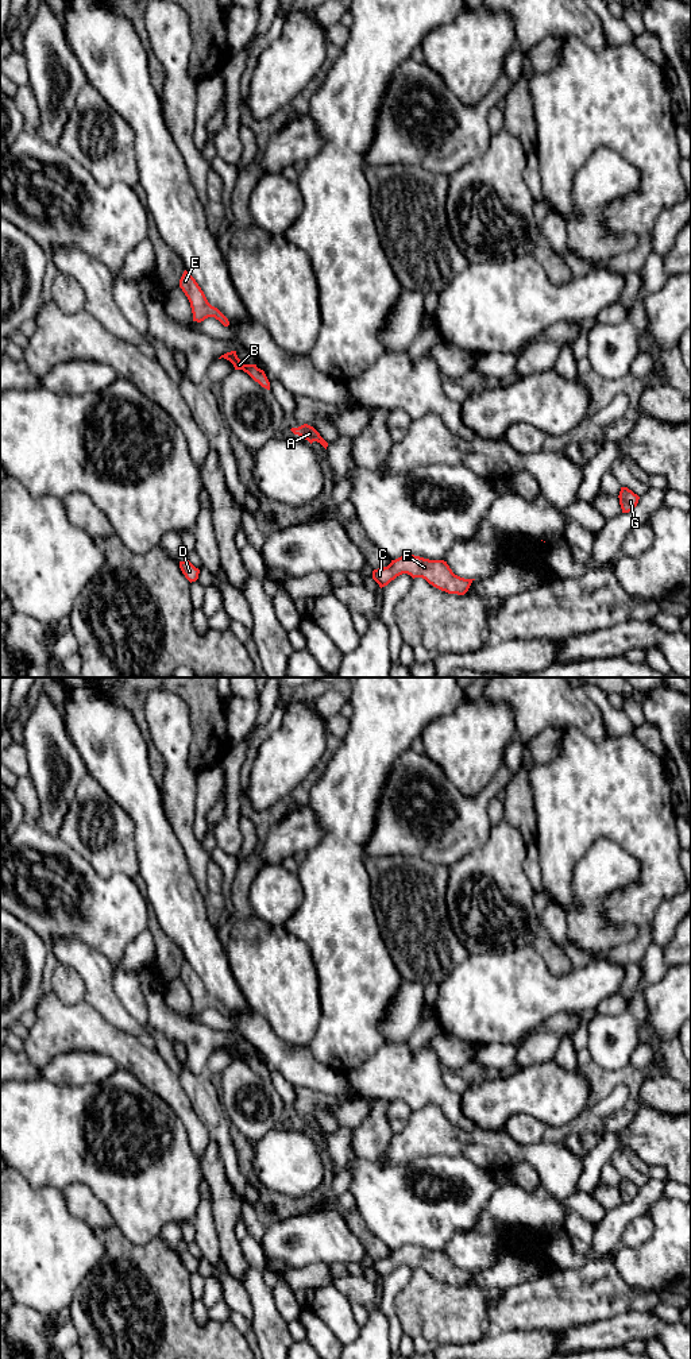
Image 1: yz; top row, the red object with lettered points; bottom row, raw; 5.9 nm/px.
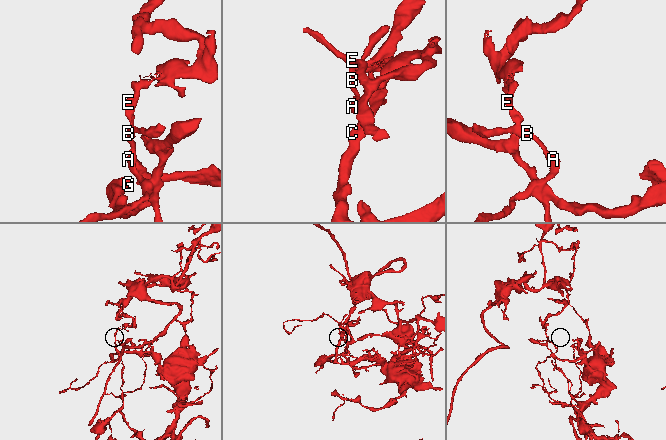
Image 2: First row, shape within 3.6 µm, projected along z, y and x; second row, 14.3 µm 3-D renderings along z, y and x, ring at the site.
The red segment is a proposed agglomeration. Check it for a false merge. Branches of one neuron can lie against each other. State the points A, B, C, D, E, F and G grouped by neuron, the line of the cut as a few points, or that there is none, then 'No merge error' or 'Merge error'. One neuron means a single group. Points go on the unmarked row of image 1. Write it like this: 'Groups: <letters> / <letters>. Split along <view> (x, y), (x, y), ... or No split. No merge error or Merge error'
Groups: A B C D F G / E. Split along yz (213, 997), (211, 1007). Merge error

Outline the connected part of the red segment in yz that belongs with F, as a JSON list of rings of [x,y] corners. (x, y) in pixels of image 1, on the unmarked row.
[[[414,1246],[401,1247],[391,1251],[387,1258],[374,1260],[372,1270],[382,1279],[402,1265],[413,1270],[422,1269],[433,1278],[458,1286],[464,1286],[475,1271],[455,1266],[444,1251],[429,1251]]]

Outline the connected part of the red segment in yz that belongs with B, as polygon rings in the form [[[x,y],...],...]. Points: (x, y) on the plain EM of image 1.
[[[236,1042],[227,1043],[221,1046],[219,1050],[229,1051],[235,1061],[243,1061],[247,1063],[255,1073],[258,1073],[262,1078],[270,1081],[270,1073],[263,1061],[258,1059],[256,1055],[243,1055],[236,1046]]]

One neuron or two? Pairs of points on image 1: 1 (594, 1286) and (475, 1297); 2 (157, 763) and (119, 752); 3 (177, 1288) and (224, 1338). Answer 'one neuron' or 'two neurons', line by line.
1: one neuron
2: two neurons
3: one neuron

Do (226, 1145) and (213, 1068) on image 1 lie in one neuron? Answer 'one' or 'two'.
two

